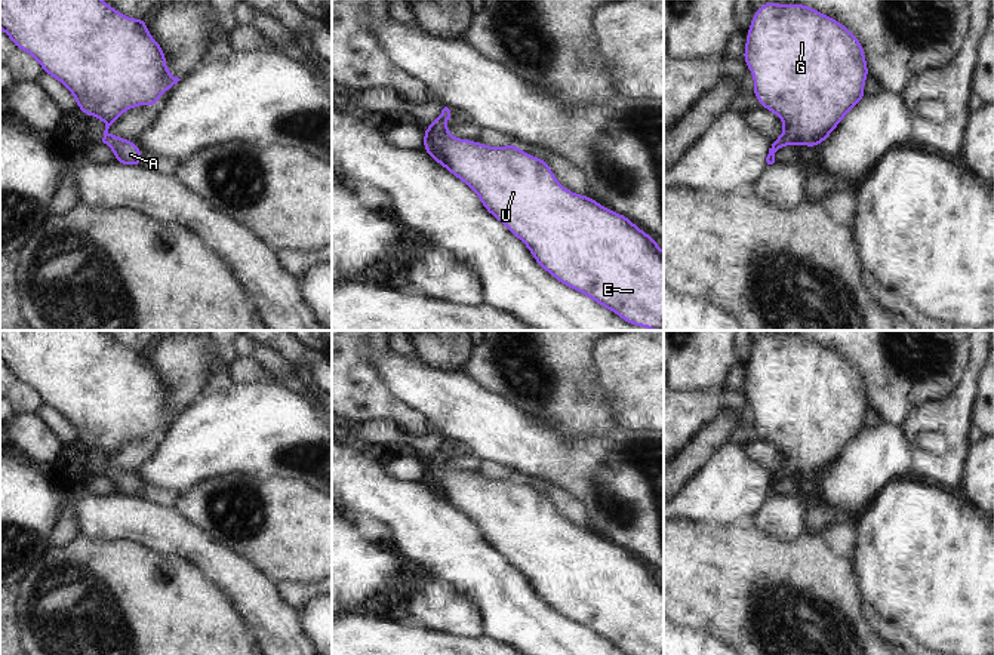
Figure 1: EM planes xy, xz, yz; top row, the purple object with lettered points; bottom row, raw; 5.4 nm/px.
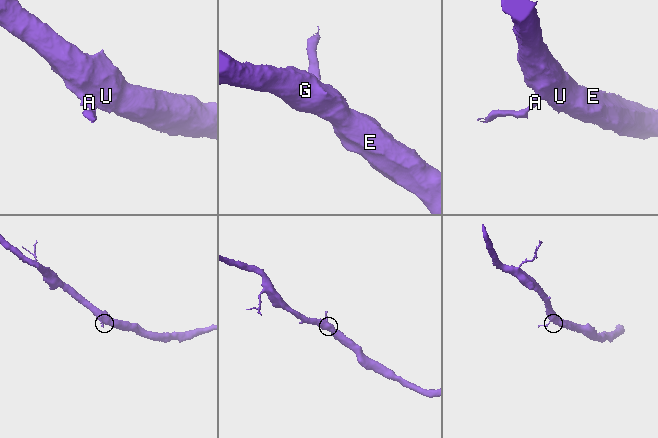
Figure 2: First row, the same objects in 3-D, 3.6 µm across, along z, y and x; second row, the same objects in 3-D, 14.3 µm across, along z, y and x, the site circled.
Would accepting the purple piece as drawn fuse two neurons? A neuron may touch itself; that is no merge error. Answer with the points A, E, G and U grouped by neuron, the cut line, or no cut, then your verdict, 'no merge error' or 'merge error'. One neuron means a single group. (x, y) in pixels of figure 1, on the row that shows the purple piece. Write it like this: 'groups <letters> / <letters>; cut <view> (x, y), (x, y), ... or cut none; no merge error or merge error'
groups A E G U; cut none; no merge error

